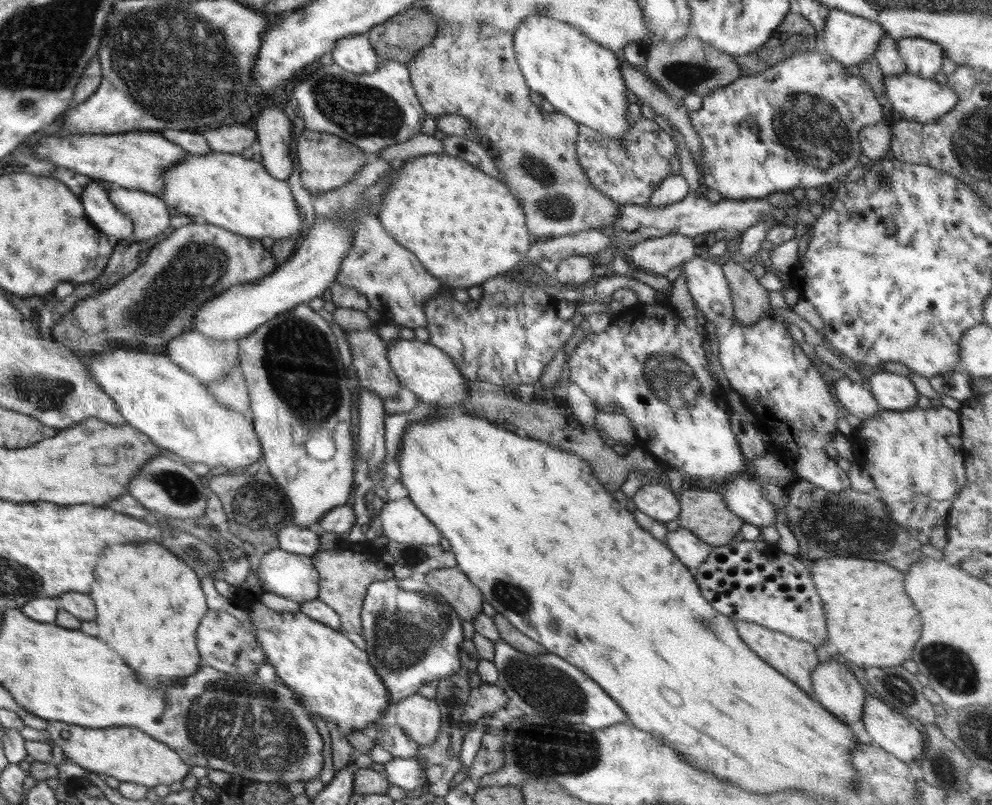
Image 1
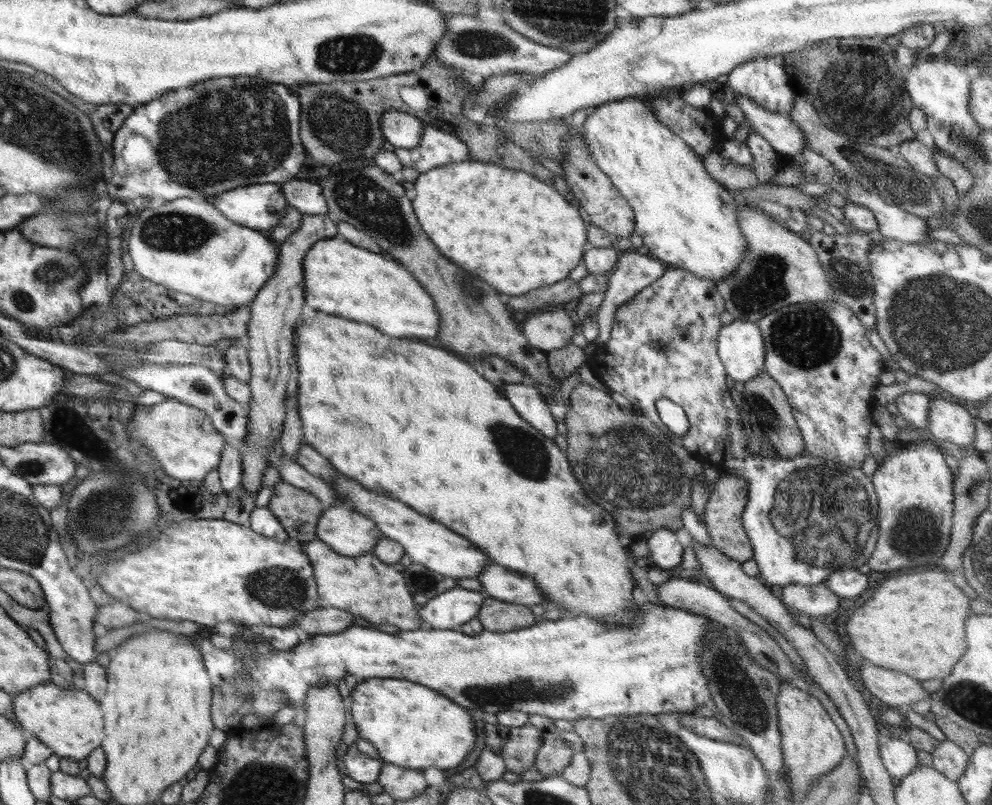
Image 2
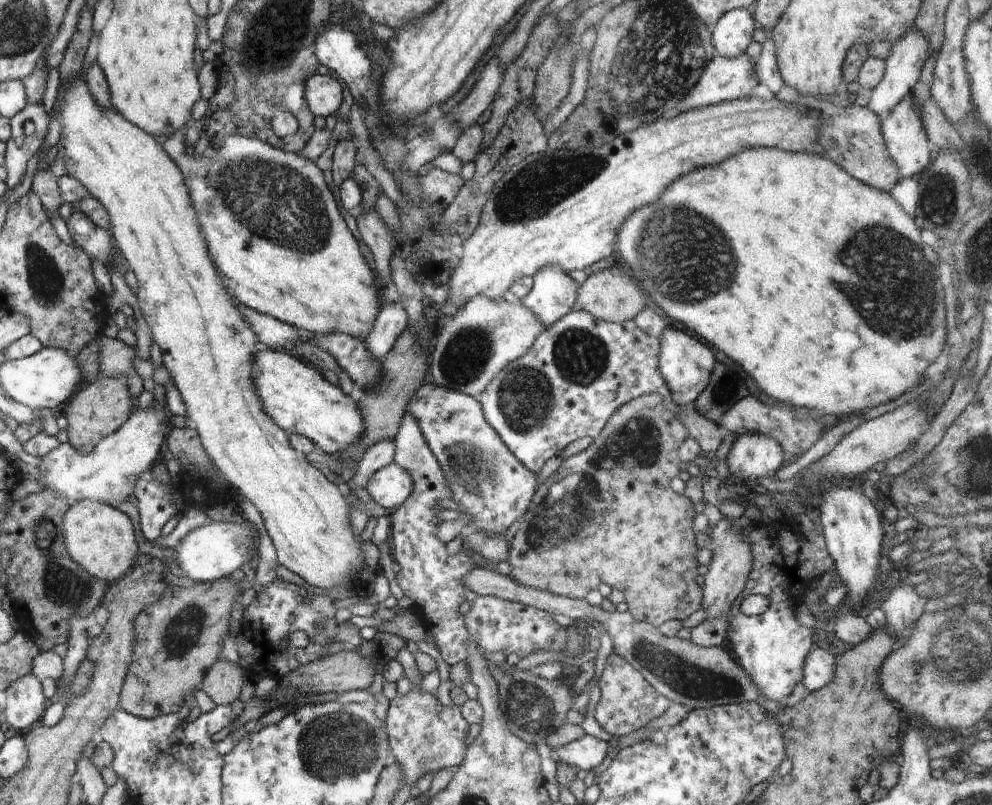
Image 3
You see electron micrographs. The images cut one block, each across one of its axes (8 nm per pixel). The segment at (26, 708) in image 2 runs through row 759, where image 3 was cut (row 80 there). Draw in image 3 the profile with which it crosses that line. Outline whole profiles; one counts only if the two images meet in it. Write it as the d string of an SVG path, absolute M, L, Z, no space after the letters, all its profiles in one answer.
M77 75L57 104L57 119L62 124L58 156L64 161L67 175L78 180L108 214L115 246L126 260L127 268L132 269L138 279L139 288L135 296L139 312L151 331L152 341L162 351L164 368L168 369L174 381L188 421L198 432L206 455L232 488L258 509L280 565L318 588L329 589L340 584L353 588L356 574L363 570L361 544L364 540L356 541L360 535L351 530L349 504L338 486L309 464L306 456L292 448L288 435L276 427L261 408L251 378L257 354L254 344L258 340L239 314L236 299L223 288L209 260L205 239L199 230L197 215L180 170L150 133L130 124L116 110L98 105L80 77Z

